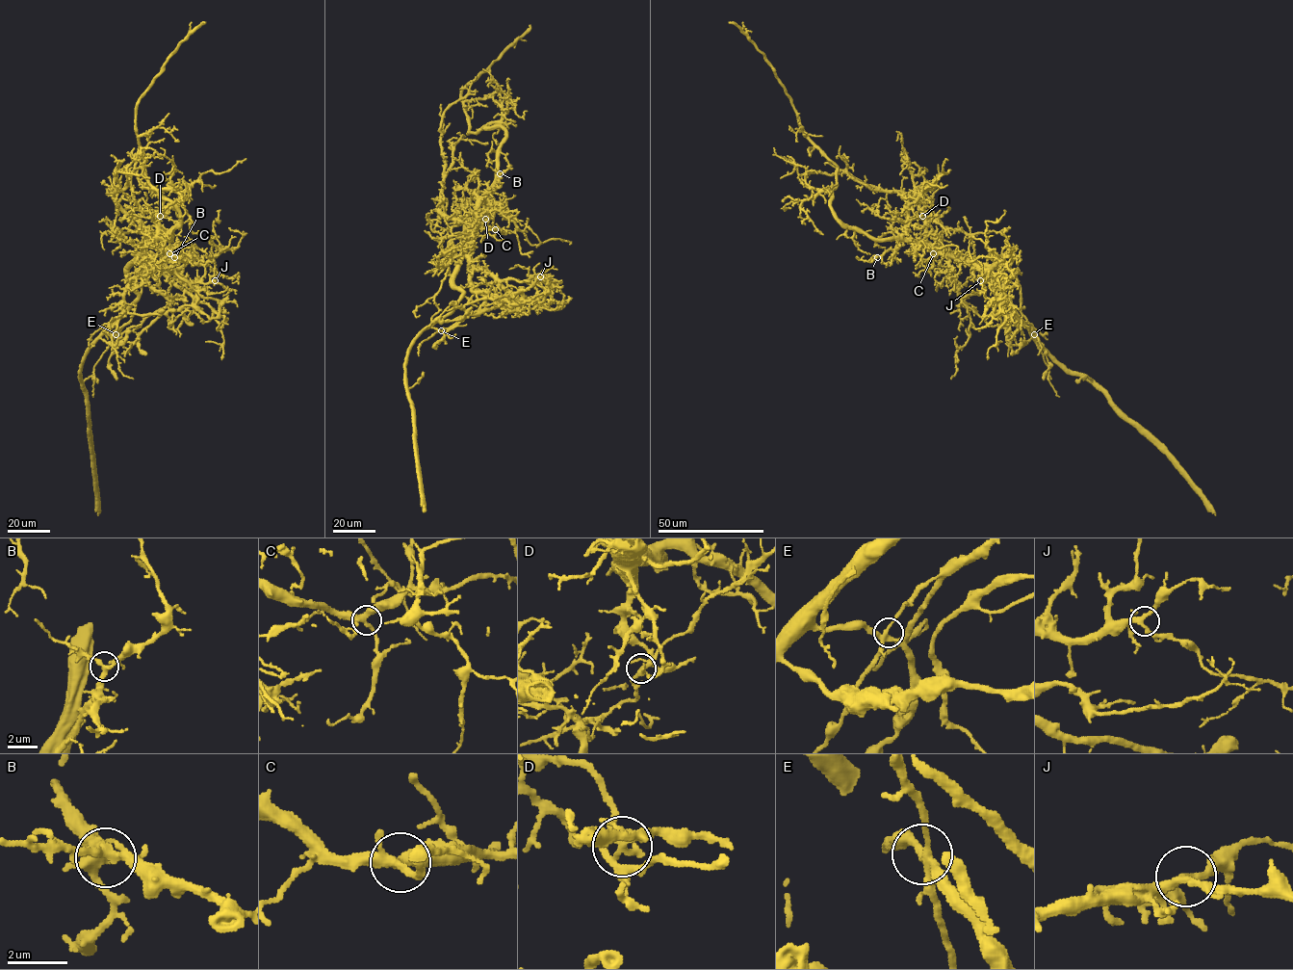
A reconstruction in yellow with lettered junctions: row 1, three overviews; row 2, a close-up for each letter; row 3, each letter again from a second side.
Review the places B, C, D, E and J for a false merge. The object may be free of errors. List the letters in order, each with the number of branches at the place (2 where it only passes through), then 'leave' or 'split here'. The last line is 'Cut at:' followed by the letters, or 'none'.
B: 4 branches meet; leave
C: 4 branches meet; leave
D: 5 branches meet; split here
E: 4 branches meet; leave
J: 4 branches meet; leave
Cut at: D

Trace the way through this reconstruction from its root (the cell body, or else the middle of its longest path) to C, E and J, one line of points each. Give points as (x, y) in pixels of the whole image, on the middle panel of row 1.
C: (466, 241), (474, 226), (495, 229)
E: (466, 241), (453, 279), (463, 295), (450, 312), (430, 327), (441, 330)
J: (466, 241), (470, 261), (500, 279), (528, 281), (540, 276)

